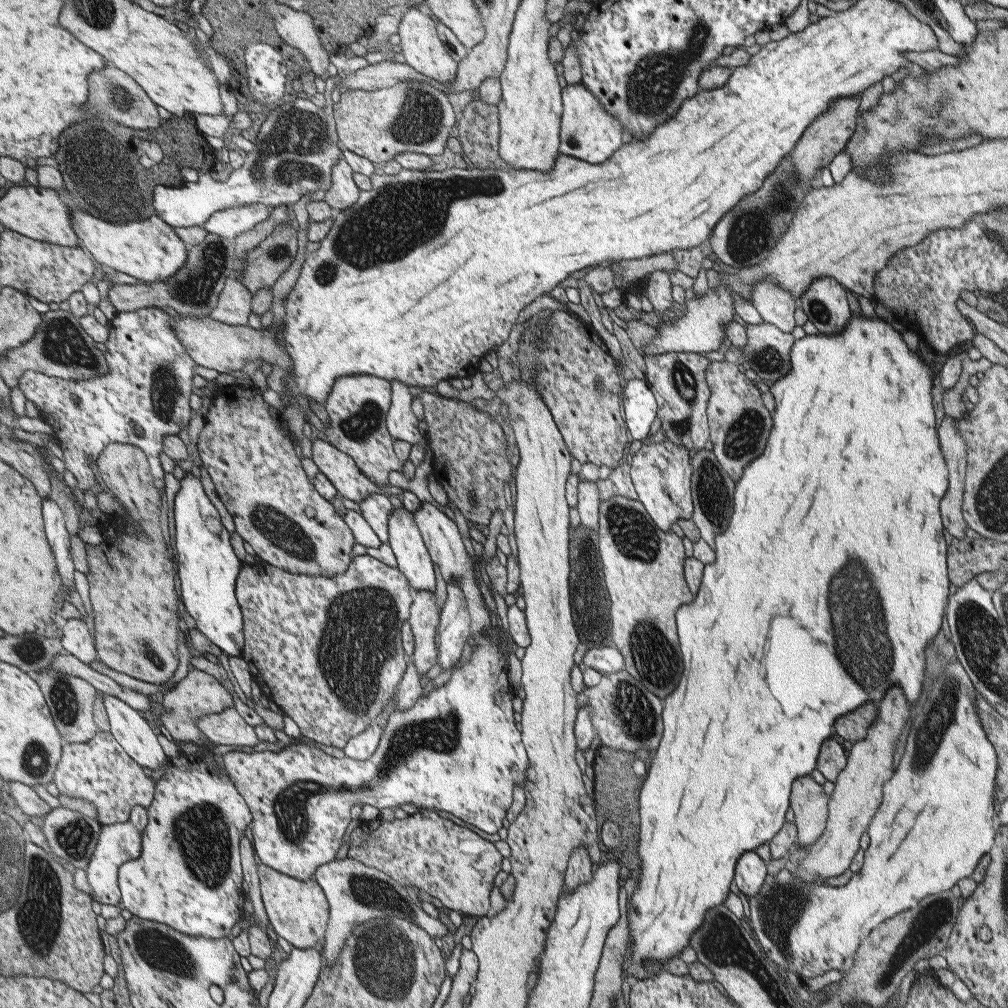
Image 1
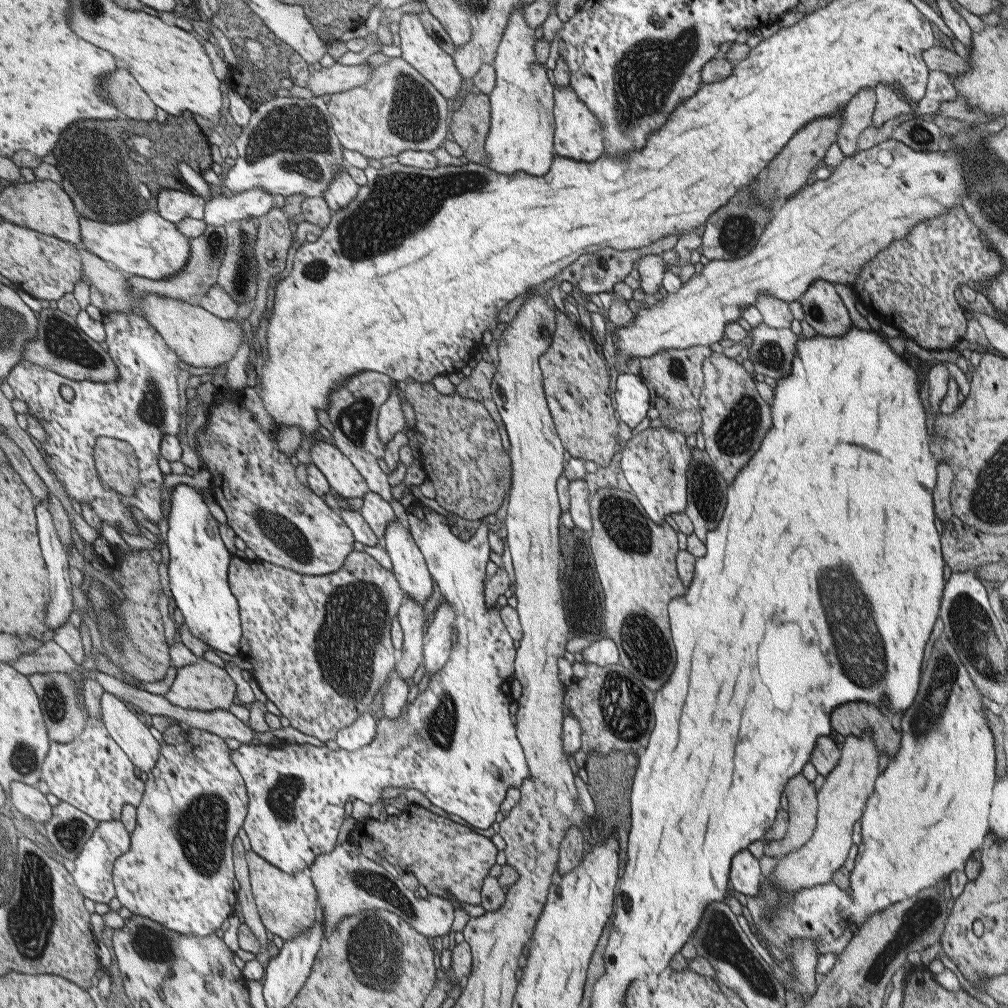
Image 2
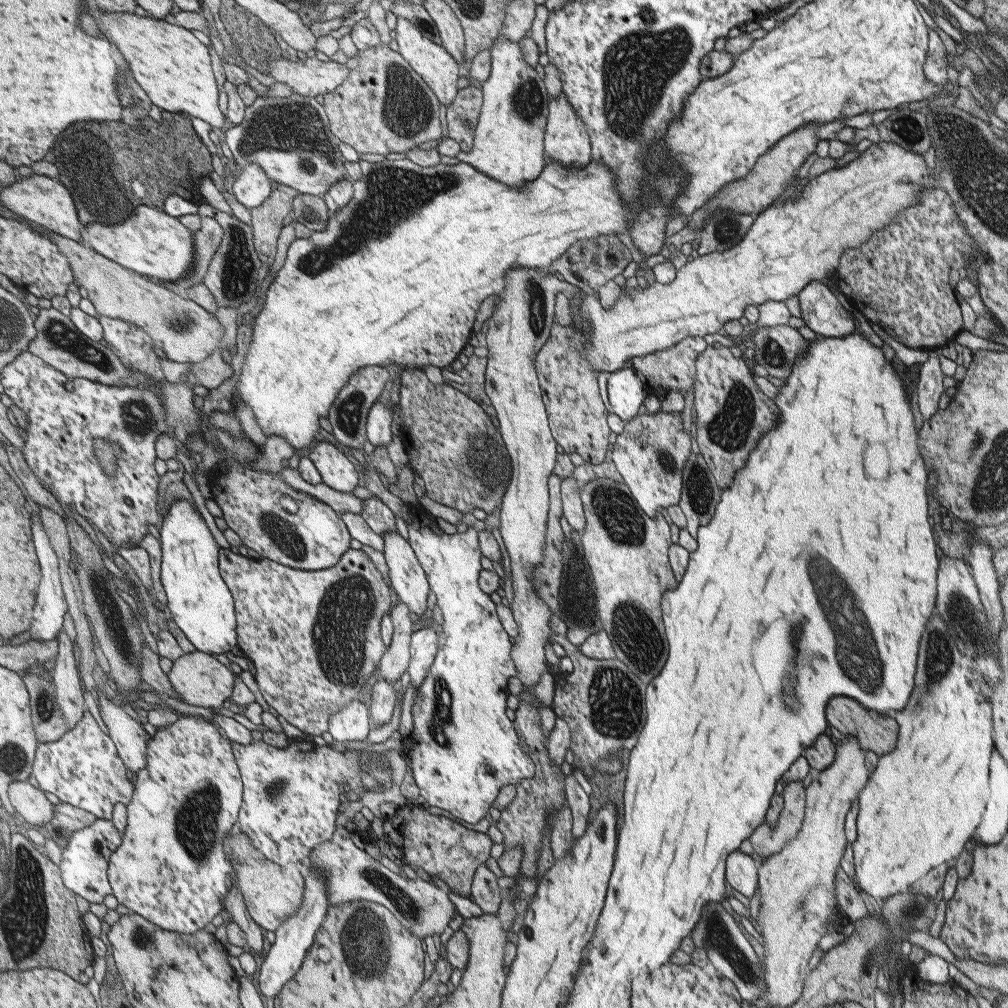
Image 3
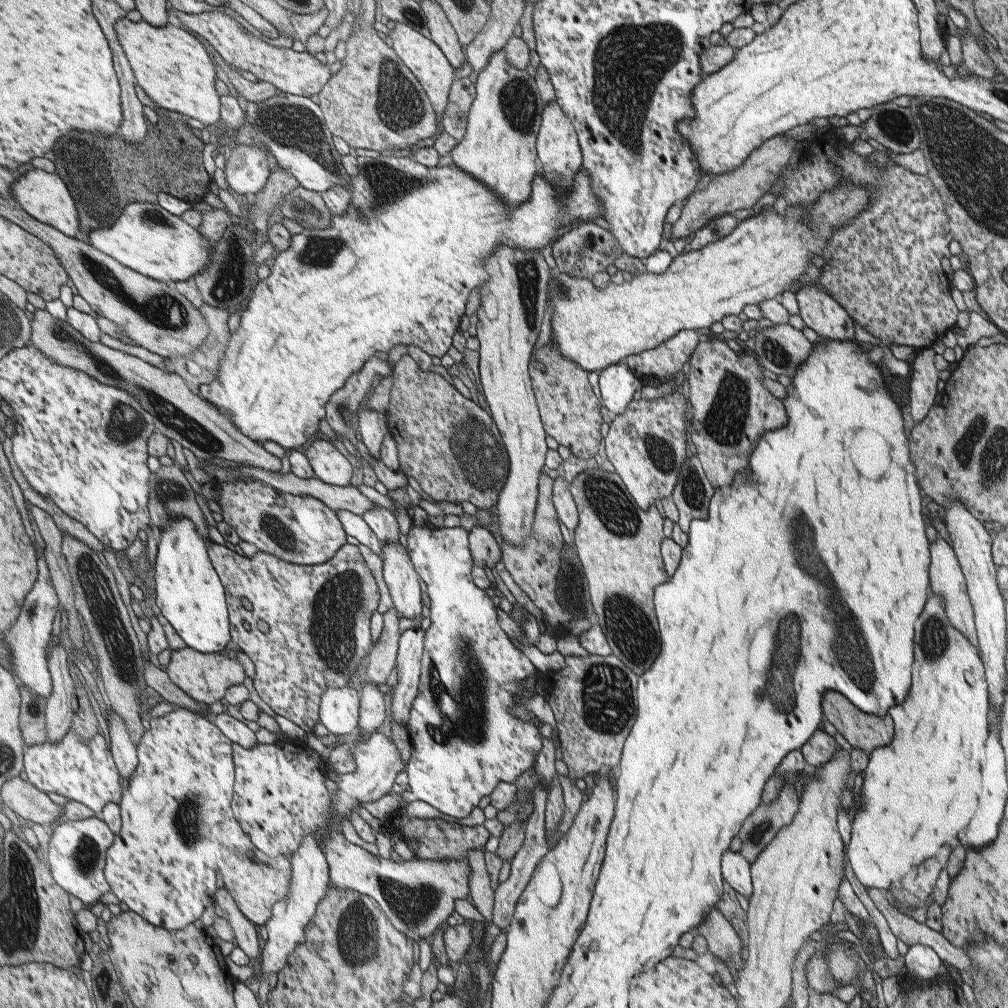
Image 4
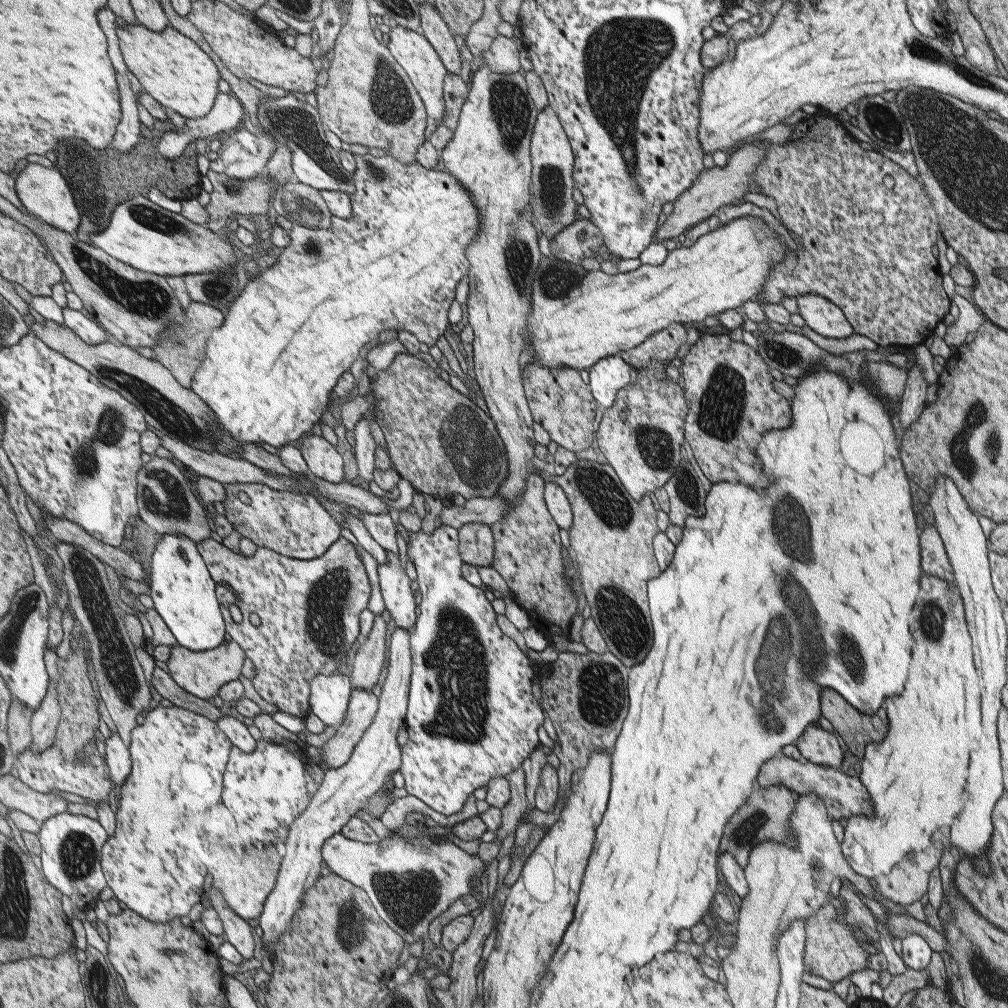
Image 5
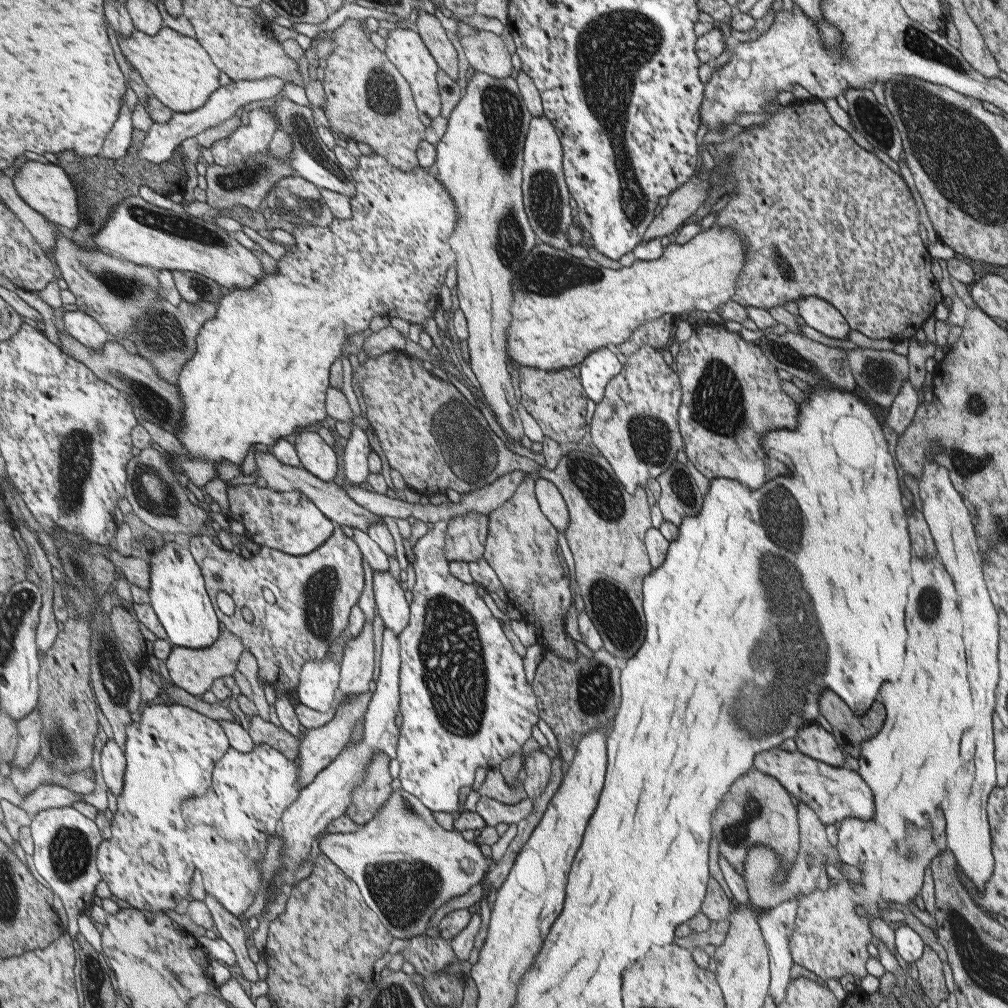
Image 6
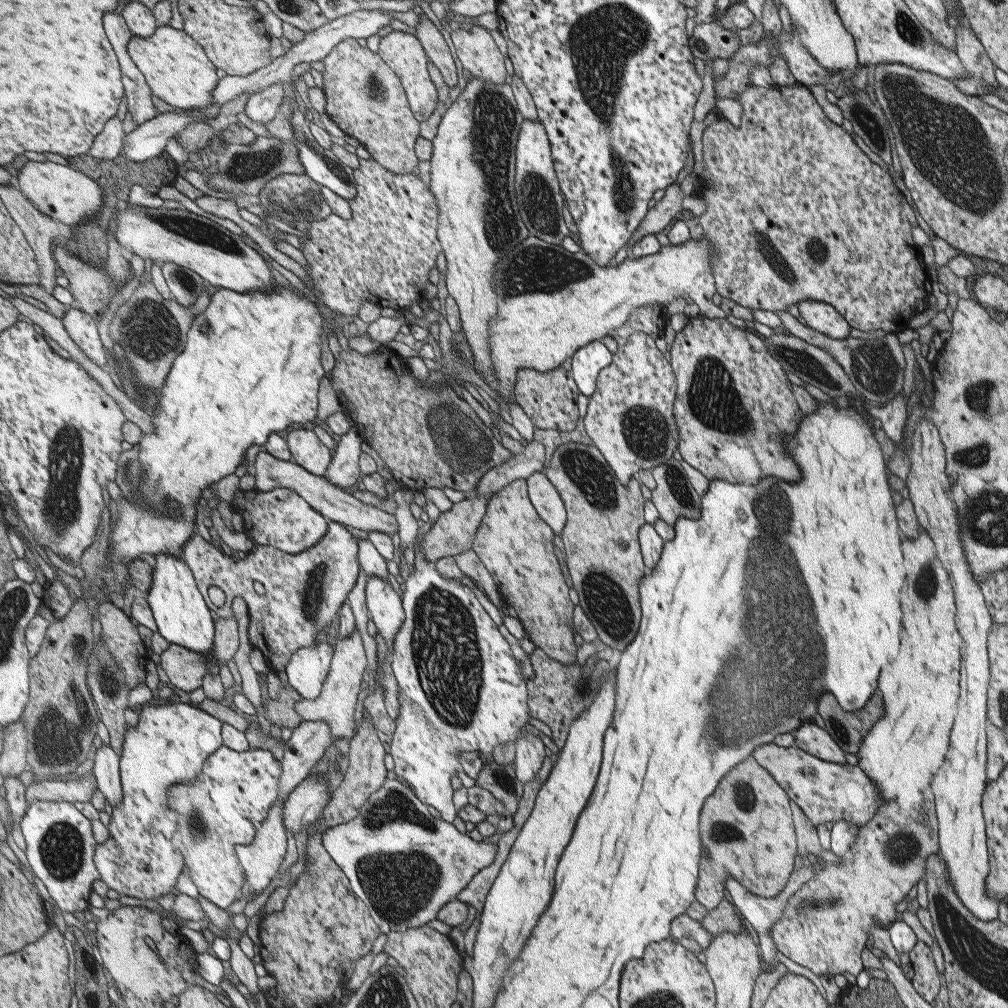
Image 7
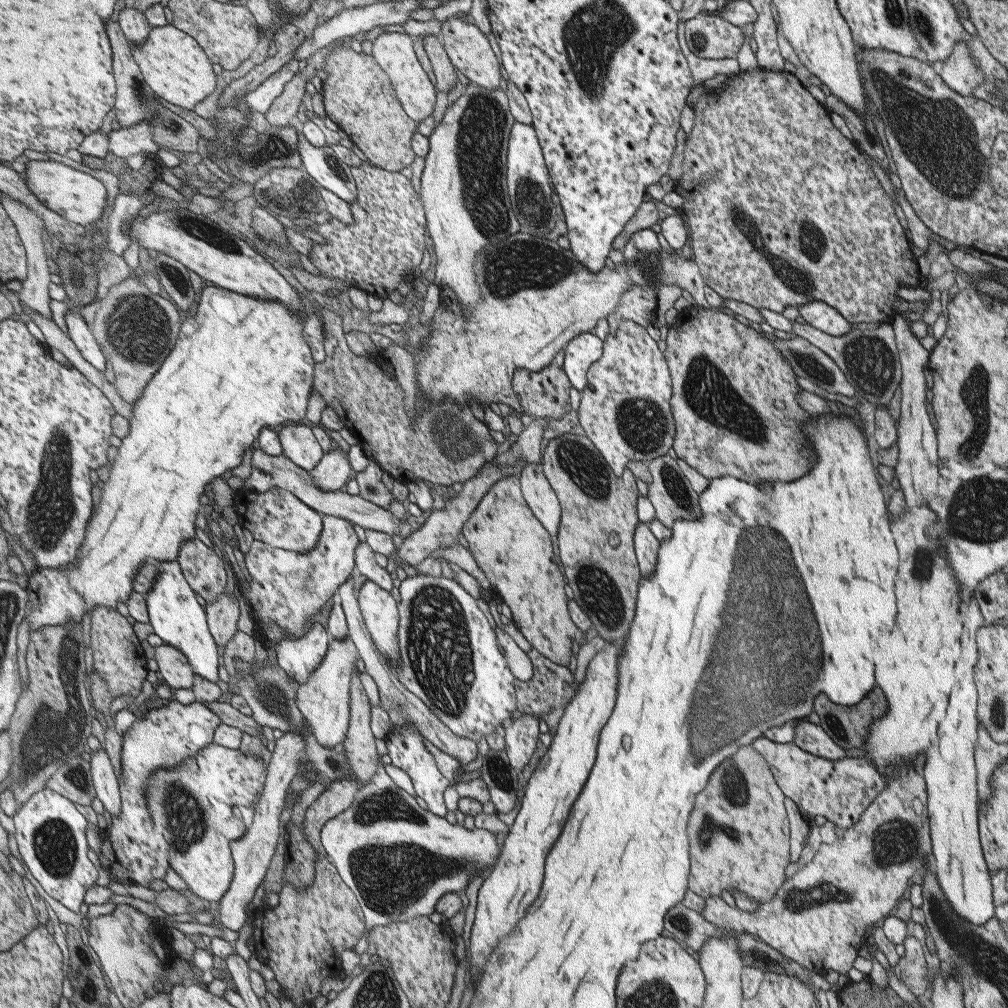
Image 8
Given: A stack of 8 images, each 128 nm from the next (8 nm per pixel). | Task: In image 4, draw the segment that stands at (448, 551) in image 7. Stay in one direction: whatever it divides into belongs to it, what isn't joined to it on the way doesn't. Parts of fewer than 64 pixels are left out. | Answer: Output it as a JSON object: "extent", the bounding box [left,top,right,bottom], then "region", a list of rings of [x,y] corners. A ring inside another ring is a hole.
{"extent":[469,525,501,568],"region":[[[479,525],[469,531],[470,555],[478,567],[494,568],[501,561],[501,549],[492,532]]]}

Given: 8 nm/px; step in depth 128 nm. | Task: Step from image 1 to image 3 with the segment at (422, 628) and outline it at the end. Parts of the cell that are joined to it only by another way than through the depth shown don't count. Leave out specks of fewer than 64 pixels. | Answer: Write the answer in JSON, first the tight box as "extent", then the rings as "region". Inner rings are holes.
{"extent":[378,602,413,682],"region":[[[399,602],[392,607],[389,612],[392,618],[393,634],[388,649],[382,654],[382,660],[378,663],[378,678],[386,682],[396,682],[400,679],[400,674],[408,670],[408,661],[410,661],[409,641],[412,637],[413,630],[410,610],[404,602]]]}

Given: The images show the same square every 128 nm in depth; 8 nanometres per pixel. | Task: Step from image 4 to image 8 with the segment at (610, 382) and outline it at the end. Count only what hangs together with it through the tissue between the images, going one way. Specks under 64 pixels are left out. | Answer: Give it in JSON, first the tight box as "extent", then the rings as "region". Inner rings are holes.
{"extent":[562,318,610,392],"region":[[[601,318],[597,321],[595,332],[584,332],[566,345],[562,366],[574,389],[582,392],[586,387],[586,371],[602,355],[603,341],[610,331],[609,328],[607,319]]]}

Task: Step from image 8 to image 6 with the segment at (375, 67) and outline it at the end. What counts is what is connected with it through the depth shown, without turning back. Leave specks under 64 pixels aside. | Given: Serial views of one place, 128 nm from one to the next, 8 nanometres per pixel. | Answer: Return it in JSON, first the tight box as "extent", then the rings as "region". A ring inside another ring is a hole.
{"extent":[324,19,424,172],"region":[[[350,19],[335,31],[337,48],[327,59],[324,87],[327,91],[328,104],[324,108],[331,123],[333,133],[342,132],[348,139],[368,144],[375,154],[382,156],[390,165],[406,172],[414,171],[418,166],[416,150],[424,140],[424,126],[418,118],[417,103],[413,100],[413,92],[408,82],[401,76],[401,71],[390,61],[382,48],[370,40],[370,32],[361,24],[363,20]]]}

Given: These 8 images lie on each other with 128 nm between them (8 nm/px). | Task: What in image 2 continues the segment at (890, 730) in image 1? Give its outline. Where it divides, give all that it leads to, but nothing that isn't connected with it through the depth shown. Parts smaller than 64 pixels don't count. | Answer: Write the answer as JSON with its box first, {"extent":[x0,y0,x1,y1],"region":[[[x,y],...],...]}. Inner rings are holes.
{"extent":[767,729,881,896],"region":[[[871,729],[859,737],[848,735],[840,747],[838,765],[828,774],[824,785],[818,790],[817,830],[814,831],[813,838],[796,851],[779,858],[774,871],[767,877],[774,886],[782,888],[790,896],[798,890],[826,884],[832,880],[832,874],[848,859],[850,847],[853,845],[854,823],[861,822],[866,803],[880,778],[878,767],[881,753],[876,748]]]}

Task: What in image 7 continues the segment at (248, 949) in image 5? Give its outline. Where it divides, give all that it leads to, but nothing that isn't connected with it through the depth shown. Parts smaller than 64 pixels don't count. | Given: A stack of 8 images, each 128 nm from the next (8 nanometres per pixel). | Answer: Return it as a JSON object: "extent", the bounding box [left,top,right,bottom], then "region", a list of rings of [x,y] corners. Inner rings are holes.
{"extent":[199,895,260,996],"region":[[[201,895],[199,897],[201,900],[205,911],[208,914],[208,919],[210,923],[218,926],[224,932],[224,938],[228,939],[232,943],[233,957],[229,961],[231,962],[231,967],[236,973],[237,977],[240,979],[250,991],[253,996],[256,996],[260,992],[260,984],[258,984],[258,974],[256,974],[256,966],[254,964],[253,958],[248,958],[244,953],[244,950],[240,947],[240,940],[237,938],[231,938],[227,934],[228,930],[235,928],[233,914],[227,911],[225,908],[218,906],[215,902],[212,902],[206,896]]]}

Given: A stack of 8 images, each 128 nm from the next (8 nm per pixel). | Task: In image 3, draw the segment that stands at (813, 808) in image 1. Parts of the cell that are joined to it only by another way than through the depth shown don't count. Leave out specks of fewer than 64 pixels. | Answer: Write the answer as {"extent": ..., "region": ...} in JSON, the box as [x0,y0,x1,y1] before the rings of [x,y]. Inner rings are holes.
{"extent":[746,781,806,859],"region":[[[800,781],[789,782],[783,791],[784,808],[780,819],[774,827],[765,820],[758,825],[758,832],[750,835],[750,844],[746,844],[746,852],[756,852],[763,859],[782,851],[790,839],[796,838],[804,813],[806,812],[806,787]]]}

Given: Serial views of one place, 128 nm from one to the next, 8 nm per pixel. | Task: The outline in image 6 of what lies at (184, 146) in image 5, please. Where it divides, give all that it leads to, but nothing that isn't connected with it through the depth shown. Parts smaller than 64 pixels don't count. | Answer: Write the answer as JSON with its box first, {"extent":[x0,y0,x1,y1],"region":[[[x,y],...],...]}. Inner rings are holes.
{"extent":[139,78,286,163],"region":[[[266,78],[265,80],[248,80],[248,81],[233,81],[228,86],[220,88],[212,98],[208,100],[208,104],[201,109],[189,113],[175,113],[174,117],[168,123],[156,123],[152,125],[147,132],[148,136],[145,138],[144,145],[140,147],[139,157],[152,163],[162,163],[172,160],[179,152],[180,144],[196,134],[204,132],[207,128],[218,126],[225,120],[236,116],[236,112],[243,108],[245,104],[251,102],[258,102],[261,100],[268,100],[274,98],[280,93],[284,93],[286,81],[281,78]]]}

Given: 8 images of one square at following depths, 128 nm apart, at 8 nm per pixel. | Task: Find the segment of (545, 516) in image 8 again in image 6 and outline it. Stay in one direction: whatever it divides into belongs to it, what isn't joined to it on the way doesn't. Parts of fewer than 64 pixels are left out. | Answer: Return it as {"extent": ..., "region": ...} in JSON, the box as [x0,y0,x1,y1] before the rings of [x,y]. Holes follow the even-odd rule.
{"extent":[536,476,569,531],"region":[[[538,476],[536,492],[538,492],[538,500],[542,500],[542,513],[546,512],[546,517],[552,522],[554,528],[558,528],[558,531],[566,531],[569,514],[565,500],[557,486],[550,480]]]}

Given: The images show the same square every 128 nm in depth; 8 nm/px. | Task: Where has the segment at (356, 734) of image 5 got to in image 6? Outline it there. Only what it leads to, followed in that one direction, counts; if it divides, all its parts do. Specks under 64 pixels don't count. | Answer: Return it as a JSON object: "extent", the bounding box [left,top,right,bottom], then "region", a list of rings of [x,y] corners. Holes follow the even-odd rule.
{"extent":[299,691,372,787],"region":[[[371,691],[363,692],[362,694],[354,696],[343,702],[338,708],[336,718],[332,722],[318,728],[304,729],[306,733],[302,745],[300,745],[300,770],[299,778],[300,784],[307,787],[315,782],[315,779],[323,772],[324,769],[332,765],[336,758],[342,754],[344,749],[348,748],[351,744],[350,738],[352,738],[352,732],[358,720],[363,722],[366,709],[368,709],[368,703],[370,703],[370,697],[372,697]]]}

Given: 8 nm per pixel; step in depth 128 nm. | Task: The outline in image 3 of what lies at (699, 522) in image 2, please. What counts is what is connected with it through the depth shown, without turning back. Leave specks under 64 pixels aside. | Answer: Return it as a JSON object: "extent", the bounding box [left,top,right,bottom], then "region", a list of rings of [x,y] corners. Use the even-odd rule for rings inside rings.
{"extent":[677,448,724,539],"region":[[[694,448],[684,468],[684,484],[677,505],[687,519],[685,528],[694,539],[697,538],[698,528],[713,519],[724,491],[710,472],[706,460]]]}

